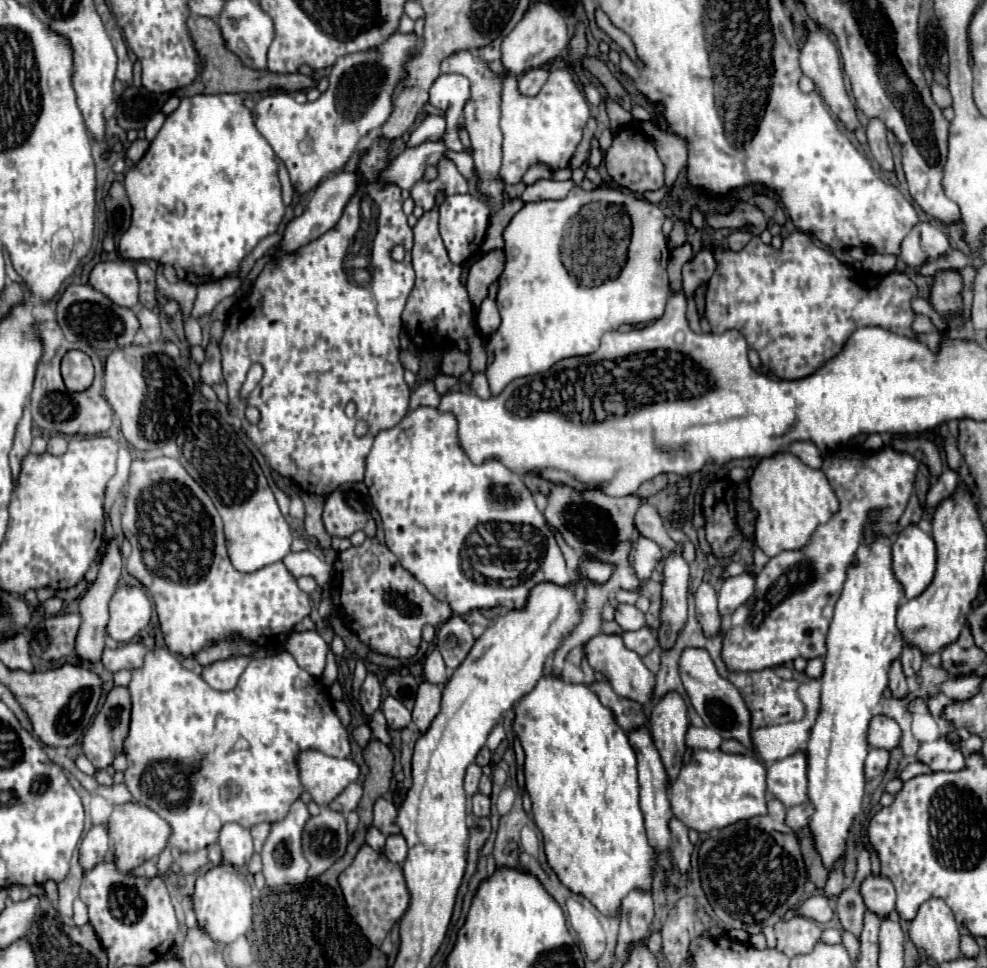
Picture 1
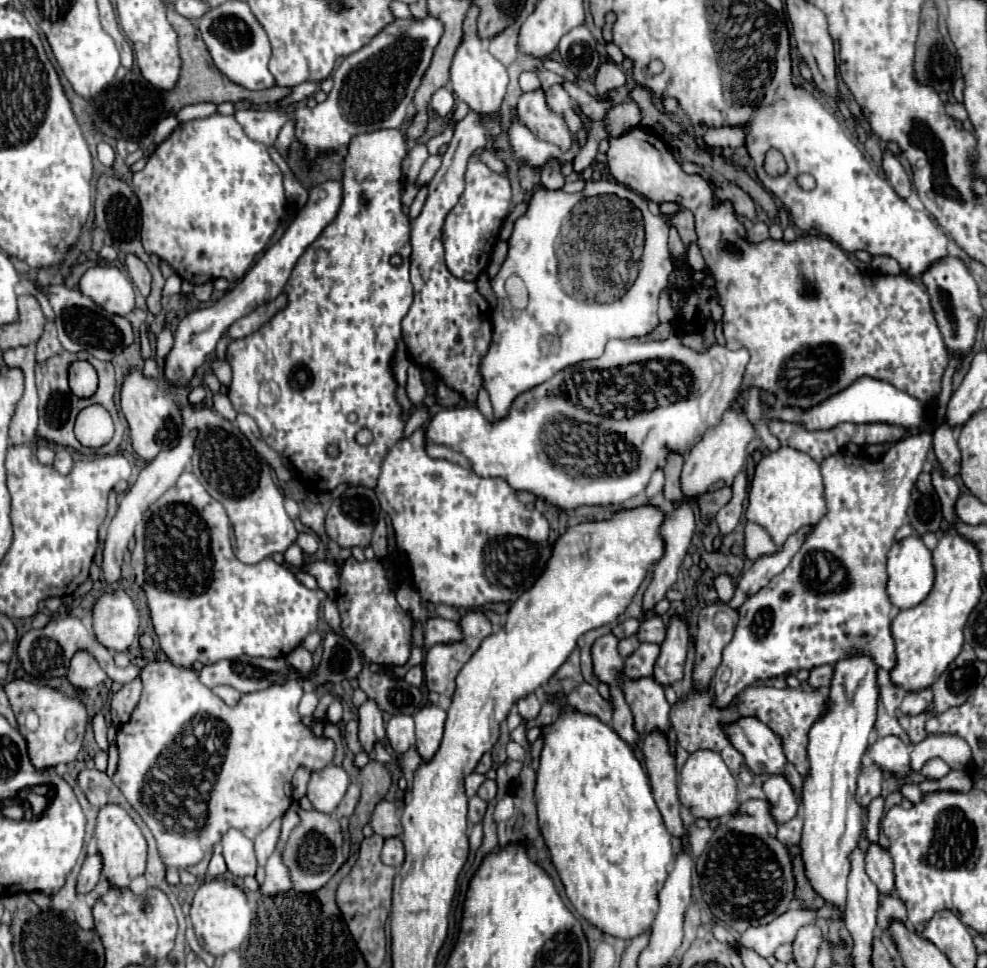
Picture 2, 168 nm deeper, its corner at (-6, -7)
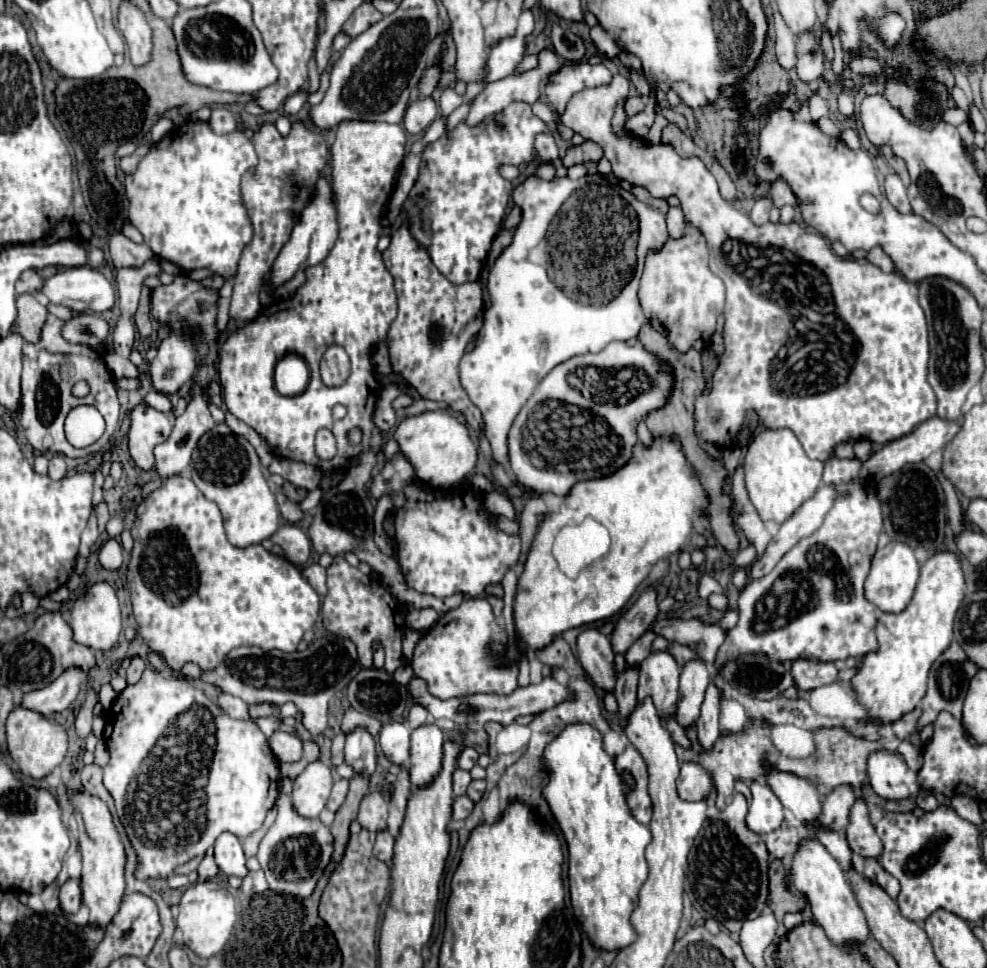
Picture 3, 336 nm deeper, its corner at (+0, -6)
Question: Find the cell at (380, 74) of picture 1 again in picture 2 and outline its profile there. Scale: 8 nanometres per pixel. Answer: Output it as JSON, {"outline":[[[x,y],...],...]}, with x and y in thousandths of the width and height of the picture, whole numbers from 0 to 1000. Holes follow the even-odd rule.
{"outline":[[[432,15],[430,20],[401,20],[393,24],[371,49],[359,53],[347,61],[338,73],[338,90],[328,106],[318,113],[302,111],[298,115],[255,115],[241,113],[237,123],[245,129],[249,139],[267,150],[276,150],[292,123],[300,125],[300,144],[310,150],[314,164],[324,156],[340,156],[344,150],[353,150],[361,137],[381,135],[389,131],[405,131],[411,123],[413,108],[419,102],[421,92],[438,63],[438,55],[448,38],[448,22]]]}

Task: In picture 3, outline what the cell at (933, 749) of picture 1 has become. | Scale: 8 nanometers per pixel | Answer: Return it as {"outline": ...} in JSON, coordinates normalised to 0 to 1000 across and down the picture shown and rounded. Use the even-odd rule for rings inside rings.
{"outline":[[[916,764],[912,771],[910,771],[910,777],[916,781],[916,785],[920,787],[920,791],[930,798],[934,793],[934,777],[922,767],[922,764]]]}

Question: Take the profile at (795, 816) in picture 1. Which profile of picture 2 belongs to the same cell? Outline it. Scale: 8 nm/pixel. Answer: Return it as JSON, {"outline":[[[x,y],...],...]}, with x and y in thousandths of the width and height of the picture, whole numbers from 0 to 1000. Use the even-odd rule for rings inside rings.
{"outline":[[[806,842],[804,846],[800,846],[798,850],[788,852],[788,869],[796,871],[796,875],[800,873],[809,873],[813,867],[813,844]]]}

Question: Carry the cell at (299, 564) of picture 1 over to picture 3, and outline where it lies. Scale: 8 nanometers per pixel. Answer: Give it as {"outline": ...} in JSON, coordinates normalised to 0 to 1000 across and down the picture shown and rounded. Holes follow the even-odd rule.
{"outline":[[[324,583],[310,585],[306,593],[310,595],[310,599],[314,601],[314,605],[316,605],[324,616],[330,614],[330,589],[328,589]]]}

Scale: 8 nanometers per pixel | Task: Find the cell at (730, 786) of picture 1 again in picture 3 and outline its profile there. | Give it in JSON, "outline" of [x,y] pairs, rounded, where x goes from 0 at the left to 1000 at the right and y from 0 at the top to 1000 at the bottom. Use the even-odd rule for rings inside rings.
{"outline":[[[693,787],[687,804],[687,820],[693,826],[713,826],[723,816],[723,806],[711,789]]]}

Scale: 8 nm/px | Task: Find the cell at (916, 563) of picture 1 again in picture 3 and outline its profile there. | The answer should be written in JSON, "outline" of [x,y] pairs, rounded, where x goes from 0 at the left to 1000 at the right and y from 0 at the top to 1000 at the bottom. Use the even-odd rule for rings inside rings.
{"outline":[[[902,560],[896,566],[888,568],[881,593],[875,603],[875,614],[883,624],[888,624],[896,632],[914,632],[924,620],[930,601],[930,591],[932,583],[926,574],[926,568],[916,560]]]}

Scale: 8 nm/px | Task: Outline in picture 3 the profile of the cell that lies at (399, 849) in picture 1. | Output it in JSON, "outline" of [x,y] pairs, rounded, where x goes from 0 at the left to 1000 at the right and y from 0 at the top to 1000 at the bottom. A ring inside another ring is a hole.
{"outline":[[[393,857],[389,860],[383,860],[383,866],[381,866],[381,872],[379,872],[379,884],[391,893],[395,893],[397,888],[397,876],[399,876],[399,866]]]}

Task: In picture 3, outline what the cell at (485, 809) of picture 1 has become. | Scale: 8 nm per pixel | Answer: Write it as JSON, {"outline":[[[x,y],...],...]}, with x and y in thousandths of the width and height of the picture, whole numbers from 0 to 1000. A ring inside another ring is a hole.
{"outline":[[[464,822],[460,826],[460,837],[458,837],[458,847],[472,847],[478,841],[480,829],[474,822]]]}

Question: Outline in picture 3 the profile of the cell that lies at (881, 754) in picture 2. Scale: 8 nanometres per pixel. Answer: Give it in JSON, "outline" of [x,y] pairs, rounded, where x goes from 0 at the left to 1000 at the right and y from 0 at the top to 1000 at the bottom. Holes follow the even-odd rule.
{"outline":[[[883,777],[879,781],[879,802],[886,818],[898,826],[926,824],[932,818],[928,798],[920,793],[912,777]]]}

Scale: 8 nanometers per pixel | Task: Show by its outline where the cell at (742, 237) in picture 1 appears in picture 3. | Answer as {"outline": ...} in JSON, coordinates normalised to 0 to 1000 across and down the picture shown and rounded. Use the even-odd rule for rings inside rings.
{"outline":[[[770,205],[770,207],[764,211],[762,219],[760,219],[760,227],[762,227],[766,233],[776,231],[776,229],[778,229],[778,217],[780,217],[780,215],[782,215],[782,209],[780,209],[778,205]]]}

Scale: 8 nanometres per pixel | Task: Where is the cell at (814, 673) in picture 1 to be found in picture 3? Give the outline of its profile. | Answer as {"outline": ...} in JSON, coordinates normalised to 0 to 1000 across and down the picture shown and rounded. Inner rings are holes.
{"outline":[[[802,684],[802,700],[809,713],[825,713],[835,707],[843,707],[849,700],[849,692],[843,684]]]}

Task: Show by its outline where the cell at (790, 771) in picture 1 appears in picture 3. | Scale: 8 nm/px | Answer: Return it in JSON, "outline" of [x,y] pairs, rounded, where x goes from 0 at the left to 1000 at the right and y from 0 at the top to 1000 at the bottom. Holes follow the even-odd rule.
{"outline":[[[764,806],[762,829],[756,843],[756,851],[766,862],[778,862],[786,857],[794,847],[794,835],[786,820],[774,806]]]}

